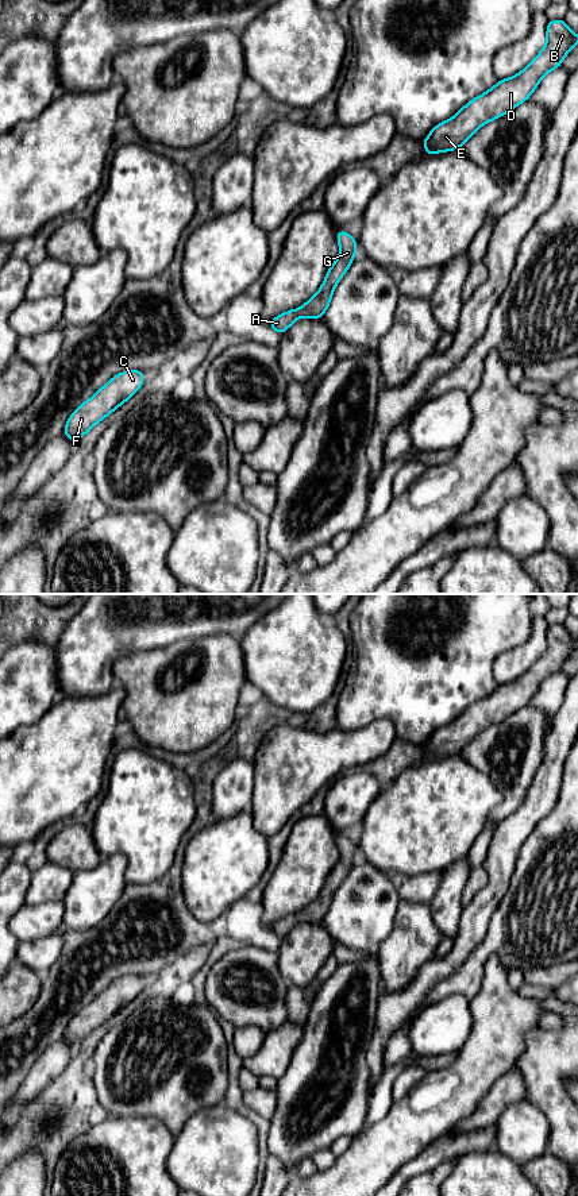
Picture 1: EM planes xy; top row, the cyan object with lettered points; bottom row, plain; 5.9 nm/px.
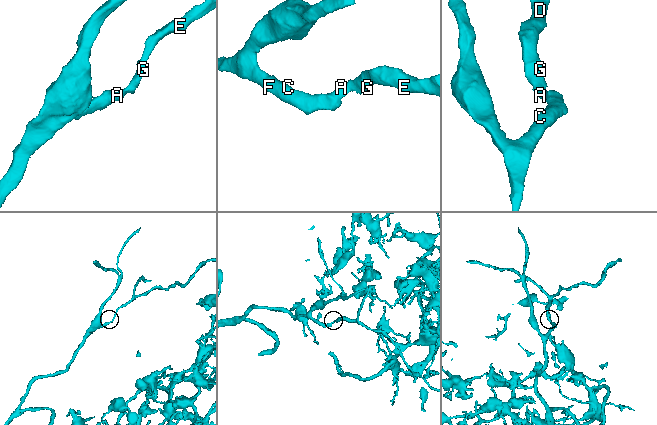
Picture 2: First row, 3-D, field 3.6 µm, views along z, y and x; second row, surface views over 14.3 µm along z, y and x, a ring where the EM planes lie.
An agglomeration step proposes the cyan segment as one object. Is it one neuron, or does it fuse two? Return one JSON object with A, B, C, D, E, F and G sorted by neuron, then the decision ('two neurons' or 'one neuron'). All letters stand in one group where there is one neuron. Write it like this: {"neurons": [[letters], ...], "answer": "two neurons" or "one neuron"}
{"neurons": [["A", "B", "C", "D", "E", "F", "G"]], "answer": "one neuron"}

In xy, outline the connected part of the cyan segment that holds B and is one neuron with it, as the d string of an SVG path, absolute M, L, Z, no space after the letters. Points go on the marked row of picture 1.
M562 19L550 20L546 35L546 46L525 69L500 80L492 89L470 100L455 116L432 128L423 140L427 155L459 150L479 127L523 104L539 81L560 67L567 53L578 43L578 35Z

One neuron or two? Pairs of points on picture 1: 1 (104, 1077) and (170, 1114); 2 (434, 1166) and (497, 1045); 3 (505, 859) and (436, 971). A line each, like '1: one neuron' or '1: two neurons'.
1: one neuron
2: two neurons
3: one neuron

